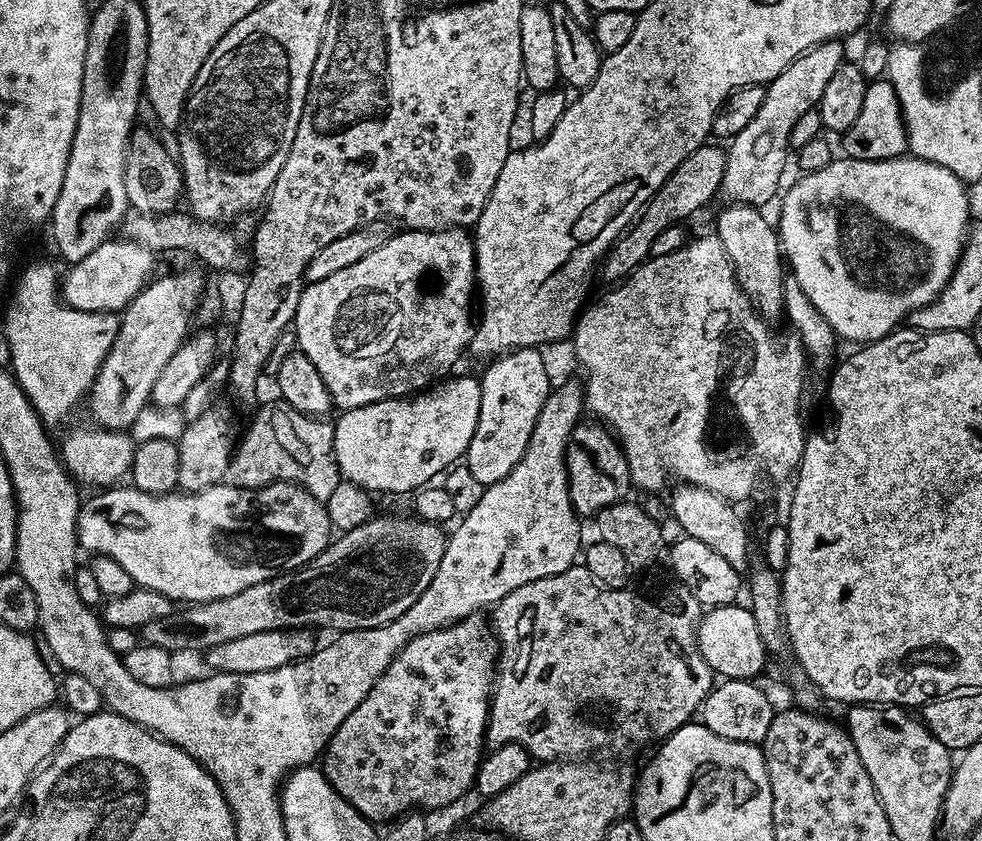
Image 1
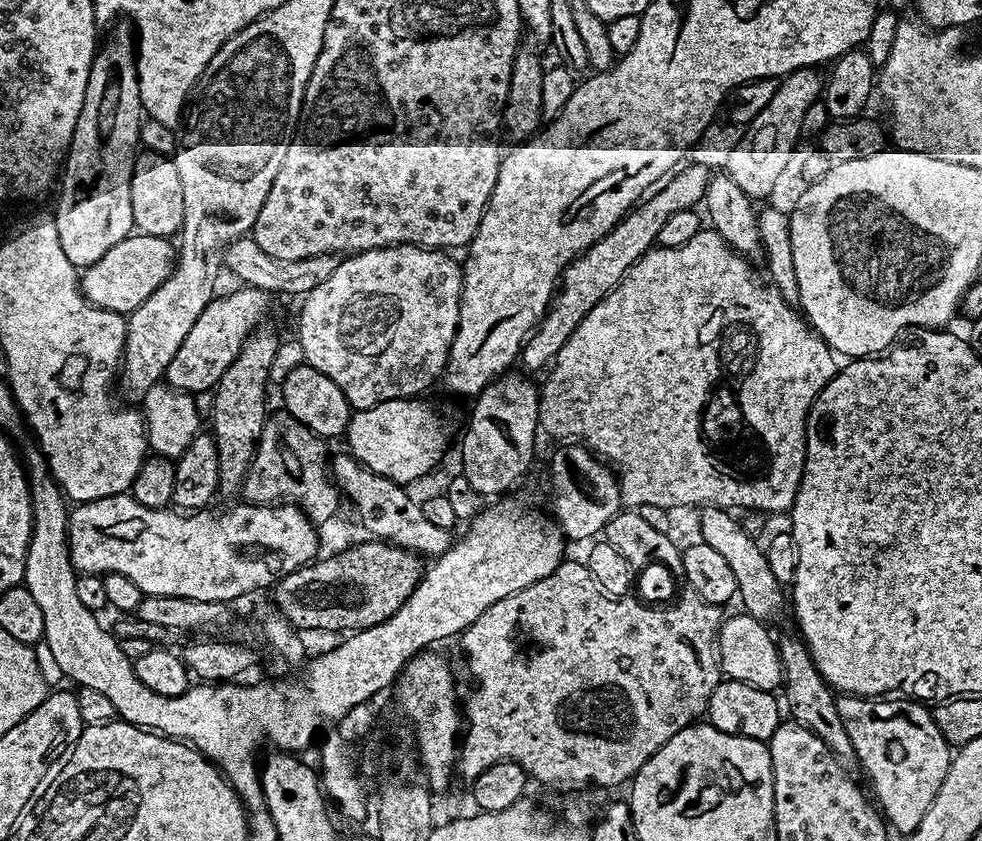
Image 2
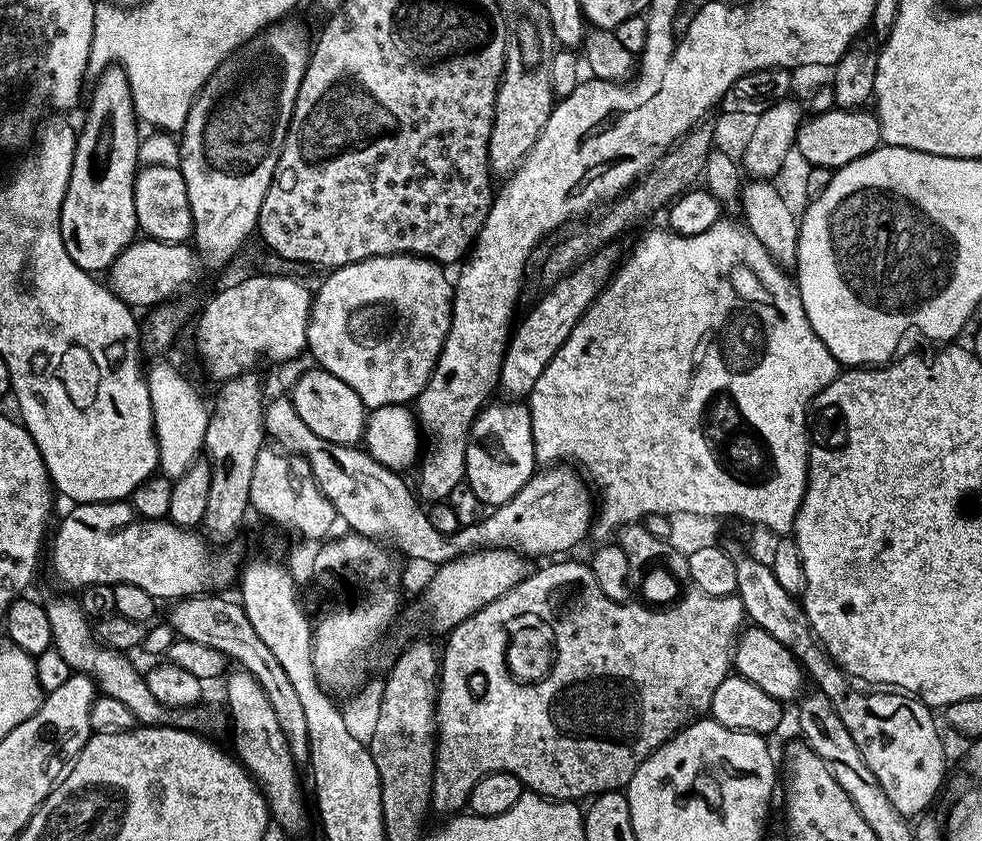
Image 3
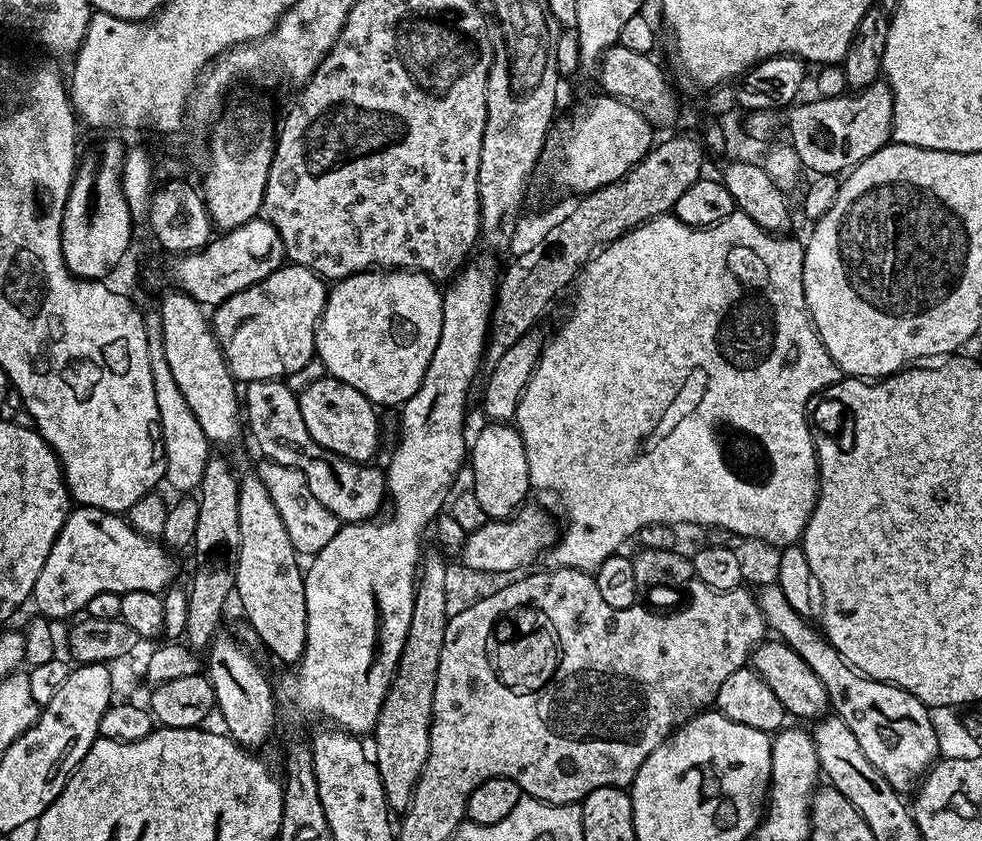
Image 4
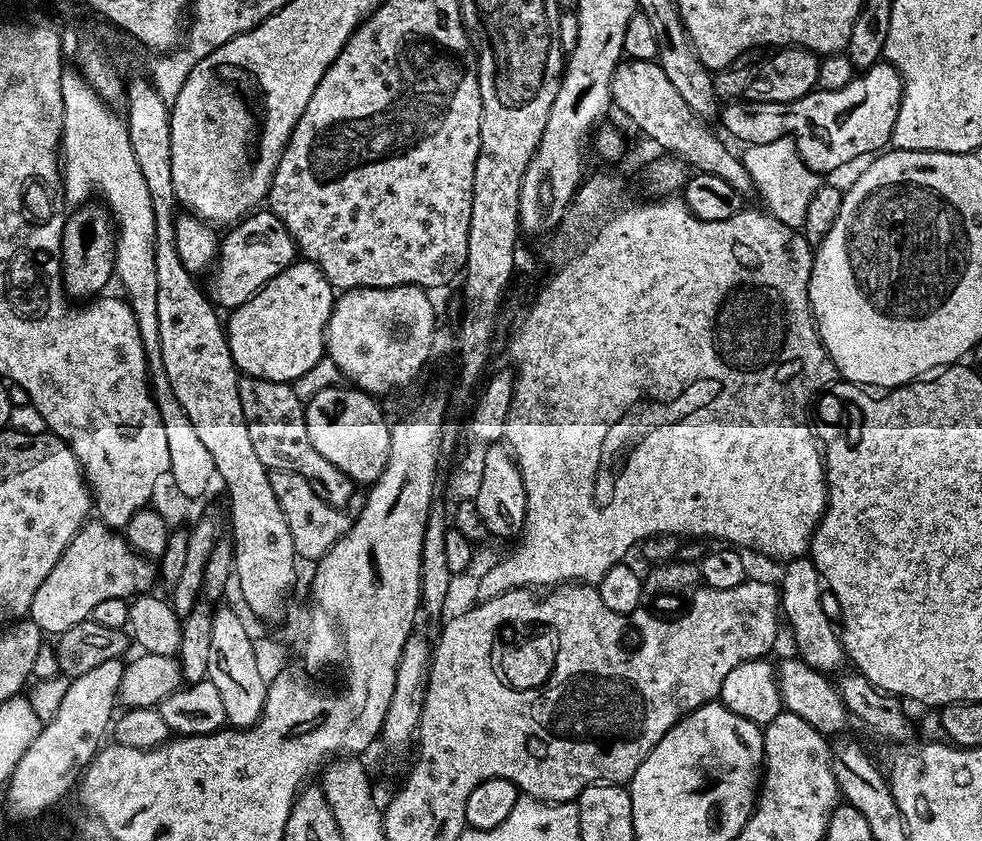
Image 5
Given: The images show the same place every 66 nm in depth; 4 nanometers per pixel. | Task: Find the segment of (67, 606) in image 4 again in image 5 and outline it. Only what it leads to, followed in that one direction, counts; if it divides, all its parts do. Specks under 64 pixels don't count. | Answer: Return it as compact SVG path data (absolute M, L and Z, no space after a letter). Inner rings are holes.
M89 522L74 534L54 570L46 574L46 582L38 586L32 599L30 618L40 627L41 633L59 634L89 619L98 602L147 593L157 576L153 561L135 552L119 531L113 531L103 522Z

